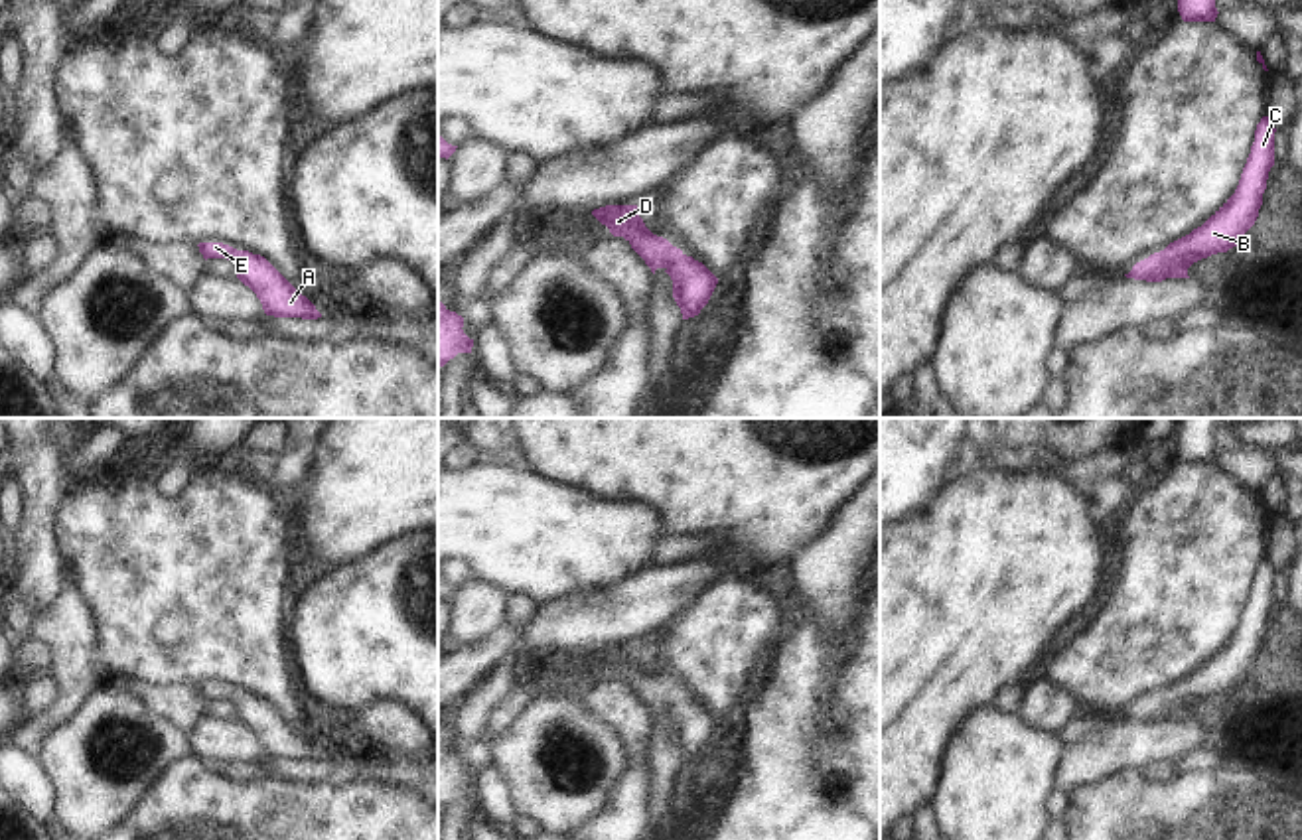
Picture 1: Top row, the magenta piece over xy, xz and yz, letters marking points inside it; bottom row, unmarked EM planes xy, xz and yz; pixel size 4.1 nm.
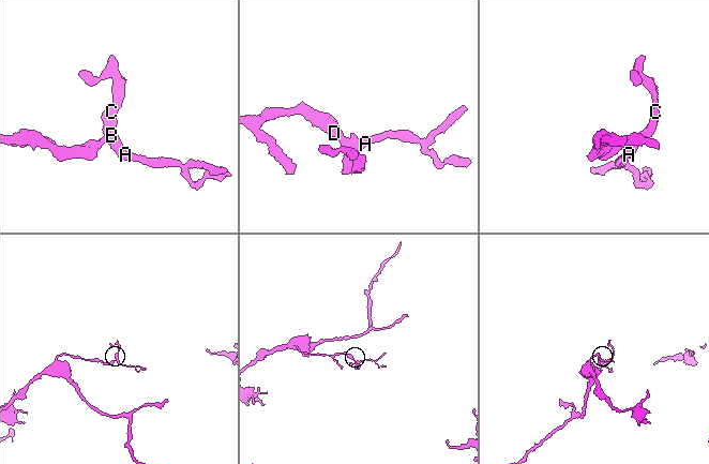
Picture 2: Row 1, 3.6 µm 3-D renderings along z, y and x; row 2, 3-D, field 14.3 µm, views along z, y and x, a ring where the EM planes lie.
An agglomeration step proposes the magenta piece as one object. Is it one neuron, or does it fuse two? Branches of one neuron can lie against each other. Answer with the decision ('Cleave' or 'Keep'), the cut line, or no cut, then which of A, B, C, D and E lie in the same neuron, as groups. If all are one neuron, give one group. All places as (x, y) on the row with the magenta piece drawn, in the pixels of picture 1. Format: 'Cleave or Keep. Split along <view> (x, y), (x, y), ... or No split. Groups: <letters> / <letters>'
Keep. No split. Groups: A B C D E

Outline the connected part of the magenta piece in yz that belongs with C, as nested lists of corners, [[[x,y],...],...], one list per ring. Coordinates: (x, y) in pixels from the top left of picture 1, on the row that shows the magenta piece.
[[[1263,116],[1235,193],[1201,227],[1136,262],[1124,276],[1146,282],[1190,278],[1188,268],[1194,262],[1237,246],[1263,205],[1268,172],[1274,166],[1274,132],[1268,116]]]

